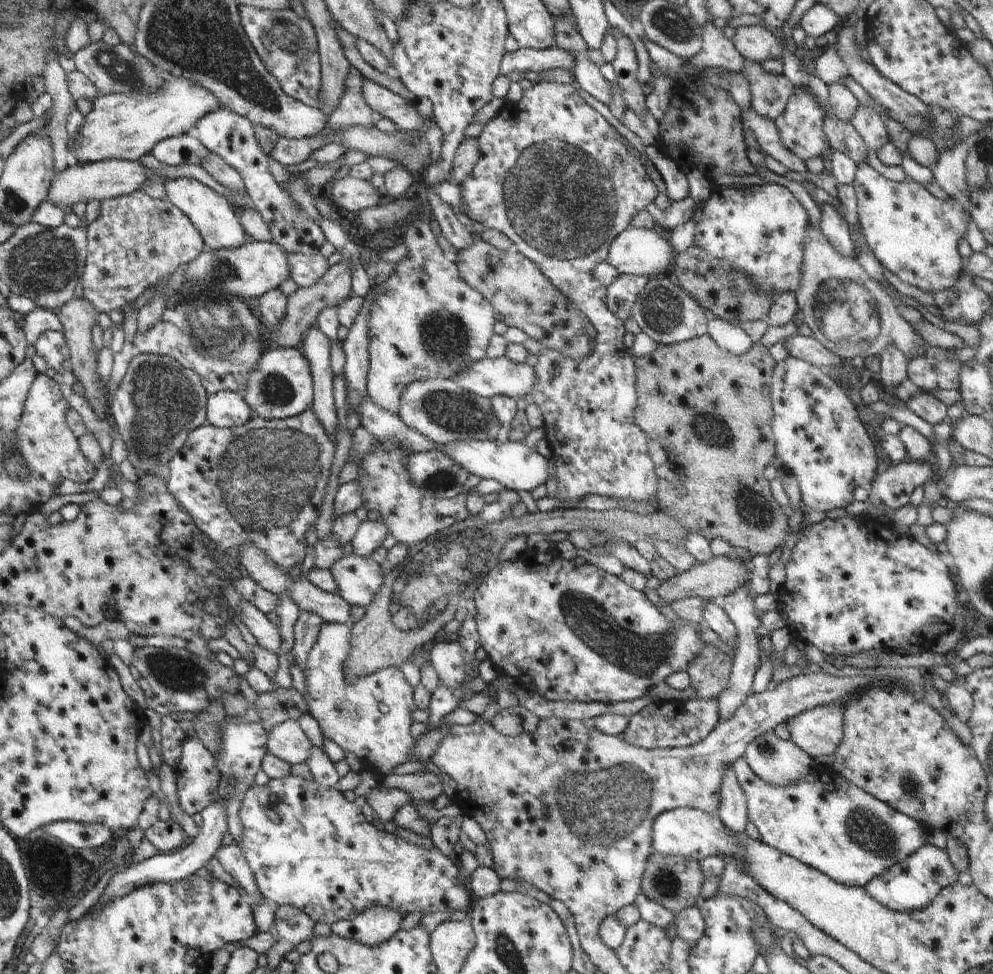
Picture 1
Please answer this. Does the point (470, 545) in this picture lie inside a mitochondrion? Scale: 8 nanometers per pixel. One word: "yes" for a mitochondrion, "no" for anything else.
yes

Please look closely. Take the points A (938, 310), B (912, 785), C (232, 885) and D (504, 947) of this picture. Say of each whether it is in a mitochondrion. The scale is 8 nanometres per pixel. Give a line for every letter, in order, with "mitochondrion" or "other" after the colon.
A: other
B: mitochondrion
C: other
D: mitochondrion

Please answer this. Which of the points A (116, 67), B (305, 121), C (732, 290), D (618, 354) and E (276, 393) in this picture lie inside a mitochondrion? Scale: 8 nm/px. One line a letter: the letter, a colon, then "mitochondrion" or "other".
A: mitochondrion
B: other
C: mitochondrion
D: other
E: mitochondrion

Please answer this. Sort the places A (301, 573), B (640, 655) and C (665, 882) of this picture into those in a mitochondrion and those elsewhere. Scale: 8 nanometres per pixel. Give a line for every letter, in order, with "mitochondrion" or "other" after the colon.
A: other
B: mitochondrion
C: mitochondrion

